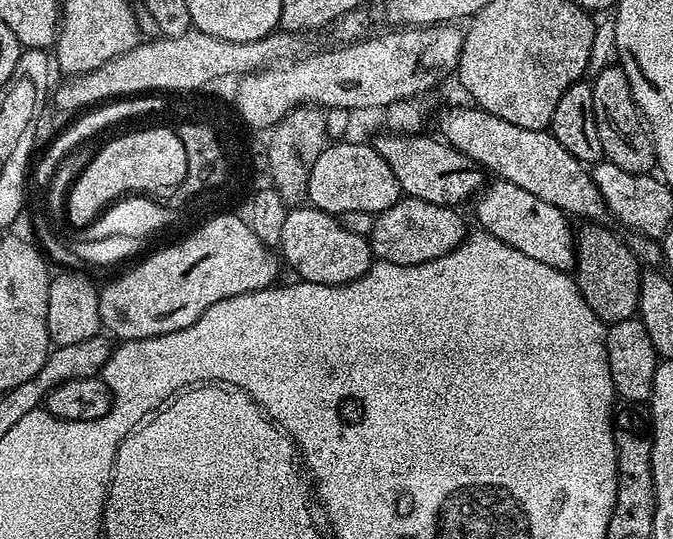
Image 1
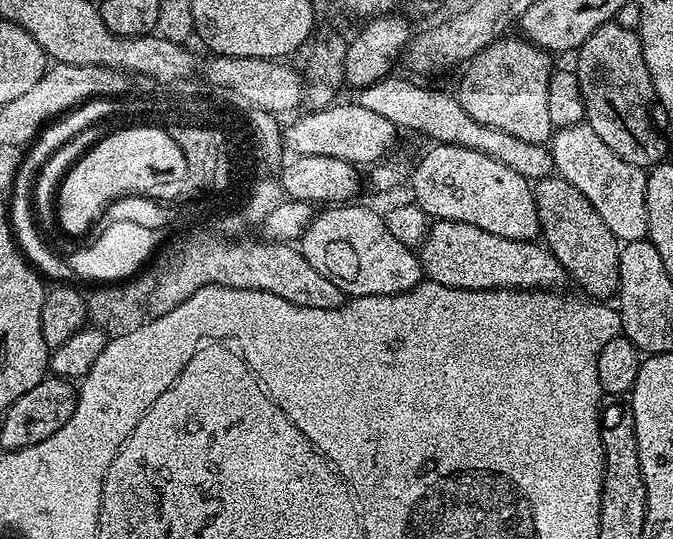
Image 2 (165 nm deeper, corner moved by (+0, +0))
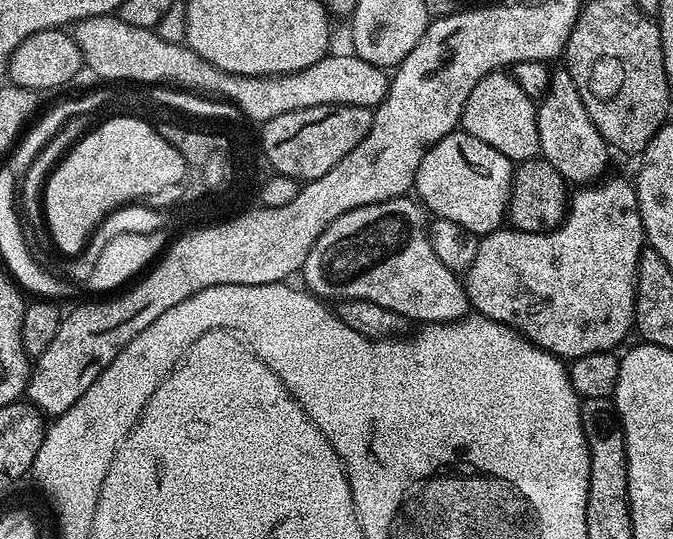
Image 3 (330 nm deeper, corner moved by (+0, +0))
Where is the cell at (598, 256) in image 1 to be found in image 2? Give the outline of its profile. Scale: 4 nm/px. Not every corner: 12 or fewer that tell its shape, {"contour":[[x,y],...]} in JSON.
{"contour":[[555,174],[532,193],[540,236],[593,301],[615,297],[621,241]]}

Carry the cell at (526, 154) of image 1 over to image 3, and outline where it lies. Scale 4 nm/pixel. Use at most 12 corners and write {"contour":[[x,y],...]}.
{"contour":[[116,14],[77,20],[87,71],[235,105],[260,126],[341,104],[375,110],[389,73],[355,54],[239,76]]}

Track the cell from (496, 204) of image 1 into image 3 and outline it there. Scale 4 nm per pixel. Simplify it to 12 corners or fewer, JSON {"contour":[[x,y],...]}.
{"contour":[[457,130],[414,192],[478,237],[505,223],[513,161]]}

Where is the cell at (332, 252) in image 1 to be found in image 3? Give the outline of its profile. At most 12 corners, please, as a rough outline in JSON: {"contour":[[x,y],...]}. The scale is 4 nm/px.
{"contour":[[408,194],[330,222],[302,269],[325,301],[410,322],[470,312]]}

